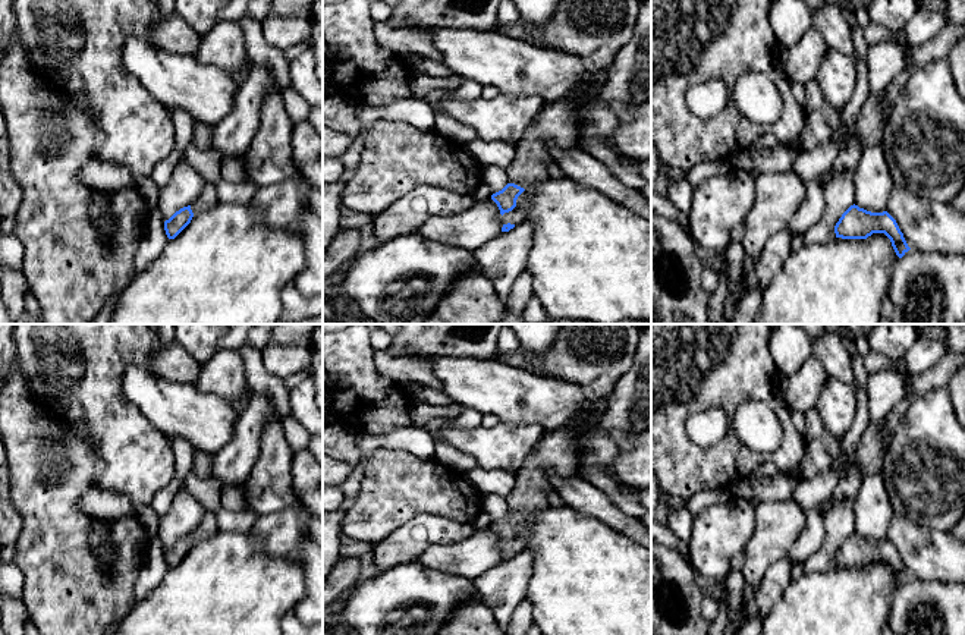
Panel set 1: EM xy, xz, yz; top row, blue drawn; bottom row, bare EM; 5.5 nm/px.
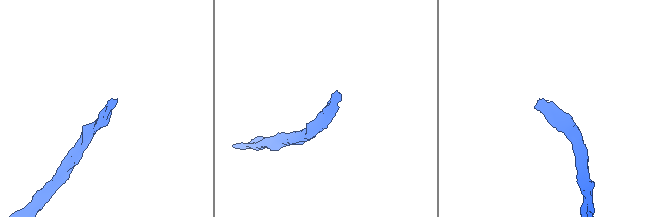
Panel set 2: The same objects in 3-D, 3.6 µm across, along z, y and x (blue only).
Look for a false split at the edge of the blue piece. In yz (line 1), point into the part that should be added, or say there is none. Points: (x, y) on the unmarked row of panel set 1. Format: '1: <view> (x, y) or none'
1: none

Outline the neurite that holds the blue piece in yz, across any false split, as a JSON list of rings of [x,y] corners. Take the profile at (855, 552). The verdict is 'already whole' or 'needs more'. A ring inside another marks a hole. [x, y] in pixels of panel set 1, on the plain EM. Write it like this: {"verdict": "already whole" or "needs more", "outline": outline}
{"verdict": "already whole", "outline": [[[855,532],[842,543],[834,562],[842,568],[867,568],[873,562],[884,562],[899,587],[911,578],[896,548],[887,540],[871,541]]]}

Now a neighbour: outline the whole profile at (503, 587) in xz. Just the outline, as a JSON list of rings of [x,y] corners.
[[[521,550],[474,579],[480,598],[491,610],[497,625],[506,632],[515,609],[528,597],[532,575],[532,551]]]

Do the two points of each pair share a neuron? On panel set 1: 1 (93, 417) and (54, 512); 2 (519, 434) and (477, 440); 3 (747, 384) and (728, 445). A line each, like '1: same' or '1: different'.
1: different
2: same
3: same

